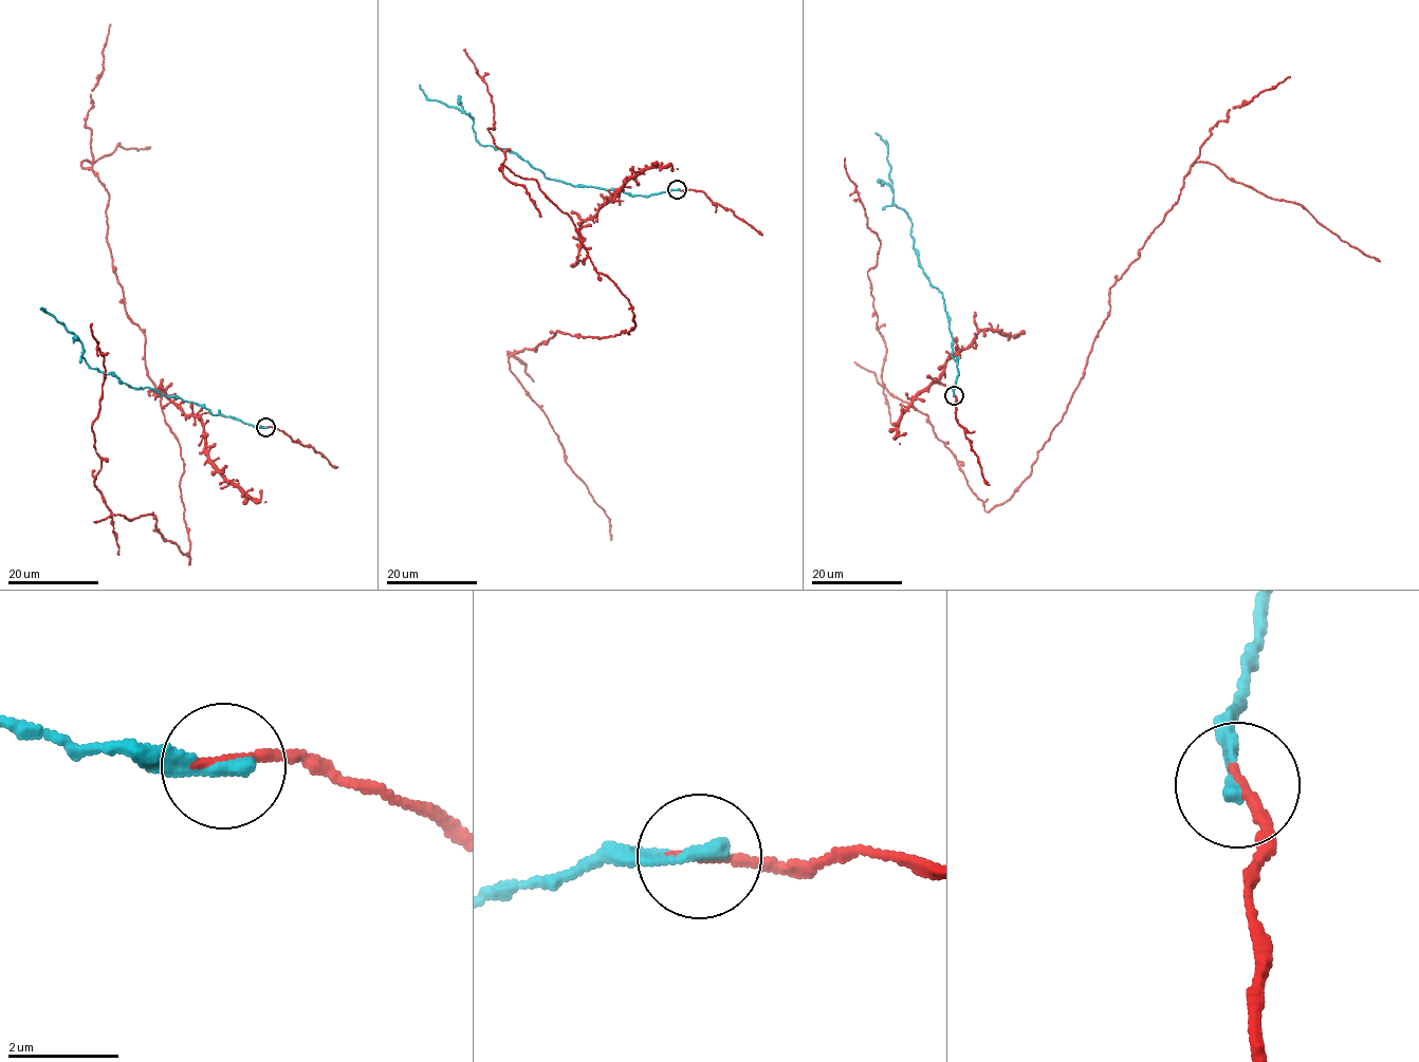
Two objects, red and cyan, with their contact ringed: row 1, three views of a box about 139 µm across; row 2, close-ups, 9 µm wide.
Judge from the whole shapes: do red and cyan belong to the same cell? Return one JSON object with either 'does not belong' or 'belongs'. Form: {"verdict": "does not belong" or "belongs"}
{"verdict": "belongs"}

